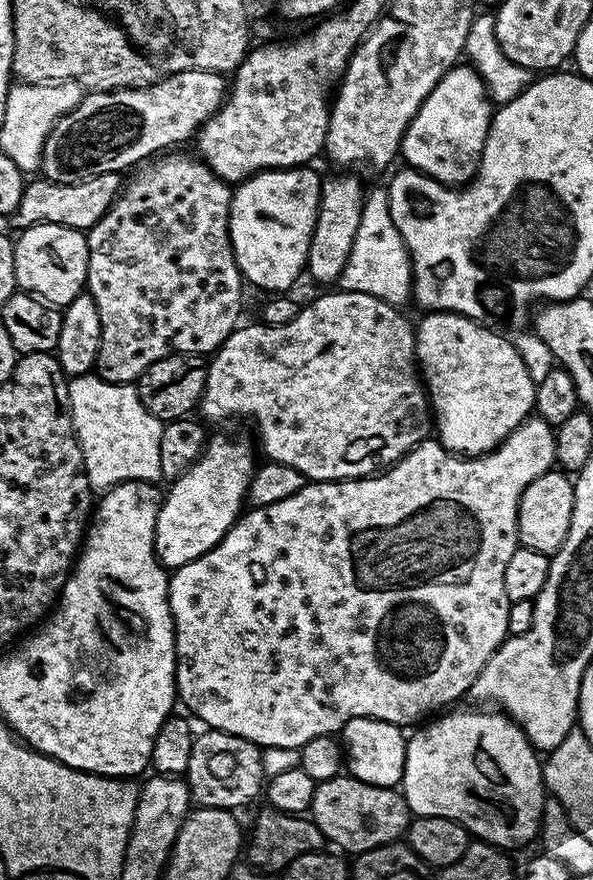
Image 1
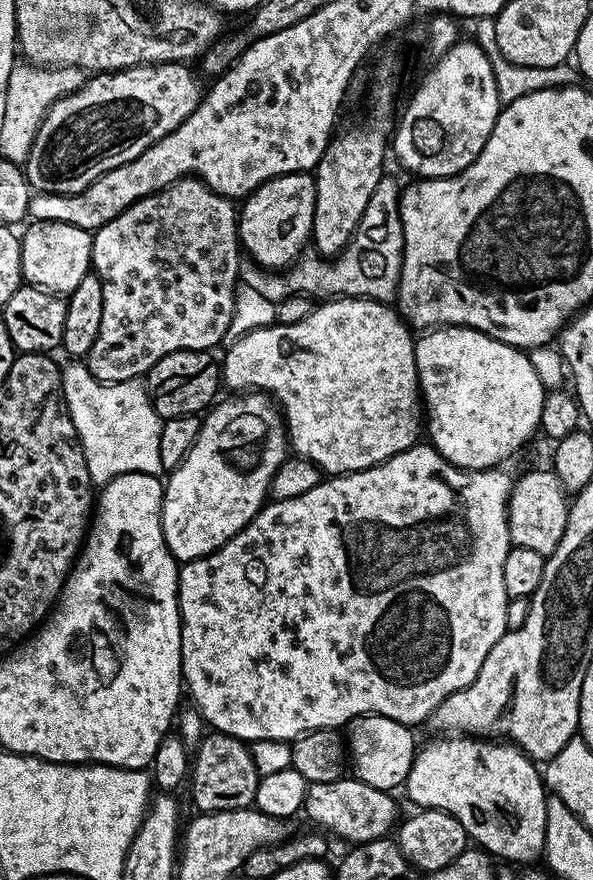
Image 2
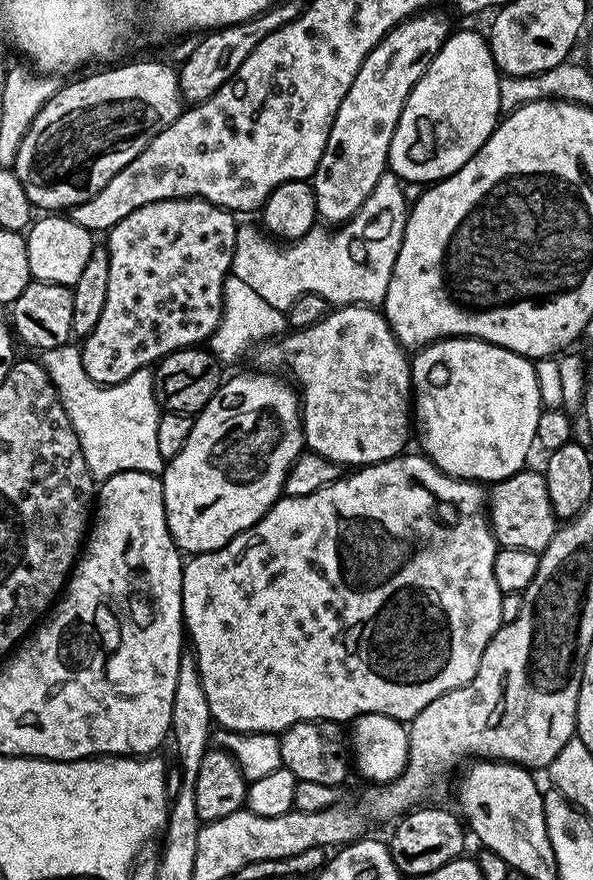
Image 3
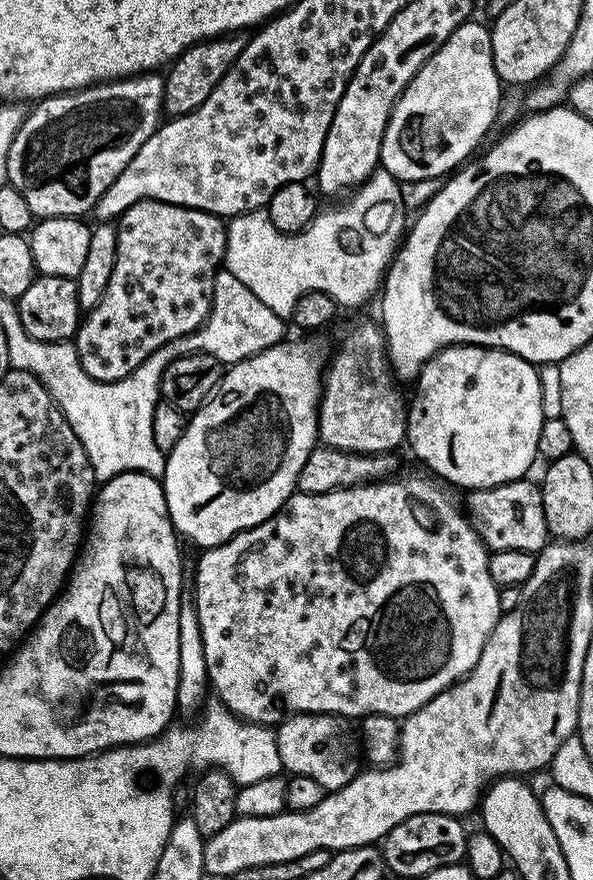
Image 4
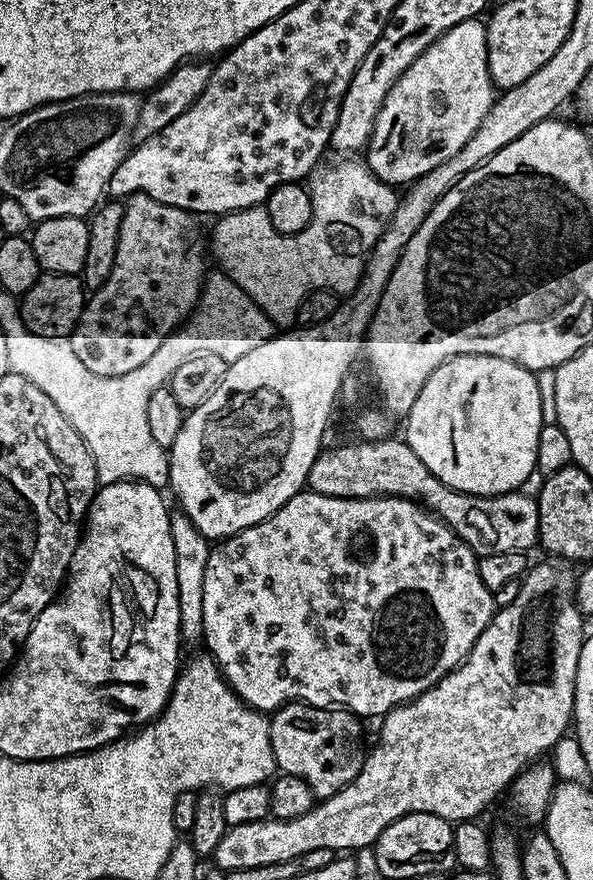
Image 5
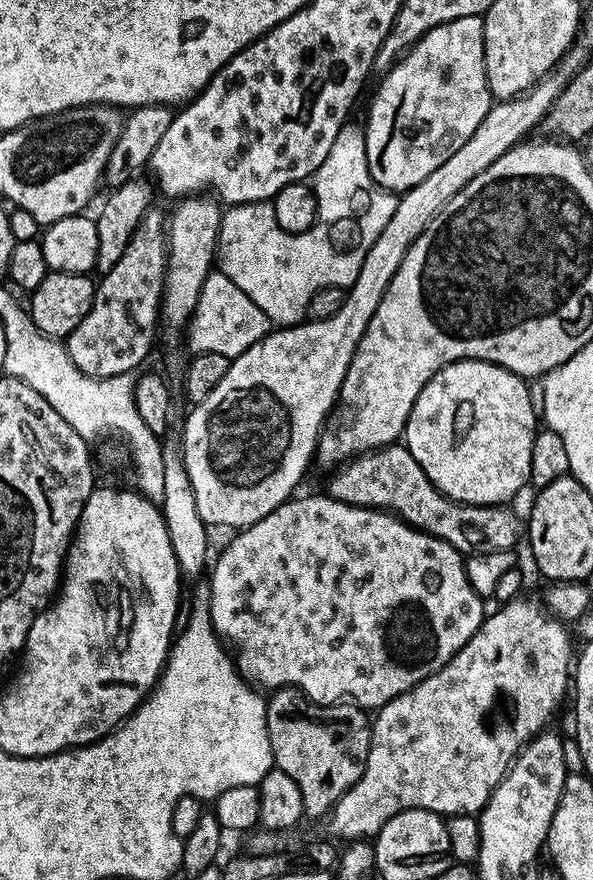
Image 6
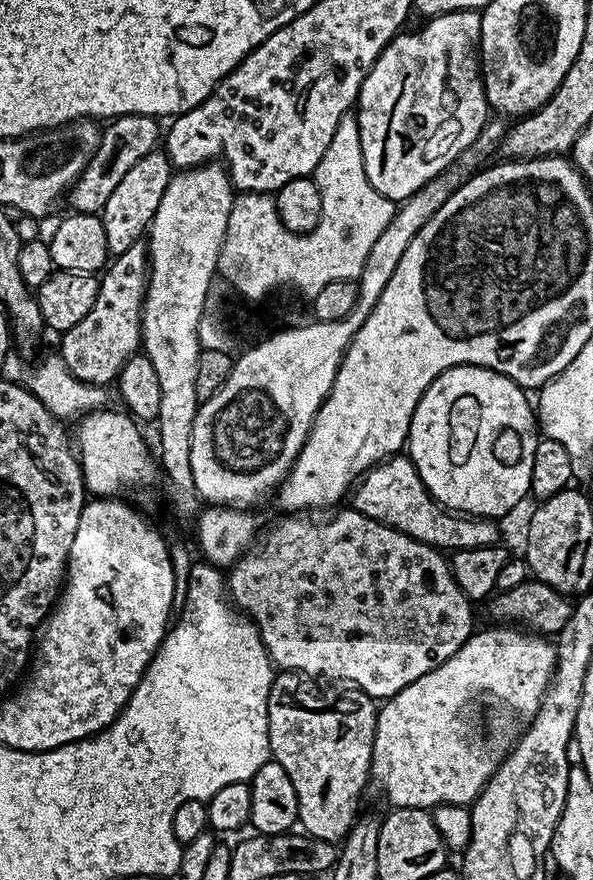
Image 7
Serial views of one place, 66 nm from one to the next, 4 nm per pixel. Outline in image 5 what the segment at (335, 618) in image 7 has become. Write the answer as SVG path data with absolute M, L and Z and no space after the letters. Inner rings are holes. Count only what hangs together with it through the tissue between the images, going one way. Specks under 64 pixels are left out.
M301 490L296 495L291 496L273 516L267 516L266 519L258 522L254 527L237 532L235 536L227 537L227 539L217 543L211 549L209 561L206 562L205 581L202 591L202 626L204 627L202 644L203 647L208 647L205 648L207 655L216 661L217 666L220 667L220 672L224 676L224 680L236 691L237 696L245 704L250 705L257 712L271 714L284 704L299 701L301 704L313 704L315 708L335 708L339 706L348 709L350 712L355 712L361 718L367 718L367 716L382 718L391 708L396 708L399 704L405 704L408 700L416 699L427 688L439 682L447 672L453 672L467 658L468 651L474 646L478 634L482 634L482 630L486 630L486 626L494 615L493 593L483 585L482 578L479 577L477 561L476 553L470 550L470 546L466 542L462 542L462 538L458 538L458 534L454 534L434 513L428 511L421 504L416 503L415 500L403 500L397 496L375 496L374 498L362 498L361 500L358 498L334 498L326 494Z

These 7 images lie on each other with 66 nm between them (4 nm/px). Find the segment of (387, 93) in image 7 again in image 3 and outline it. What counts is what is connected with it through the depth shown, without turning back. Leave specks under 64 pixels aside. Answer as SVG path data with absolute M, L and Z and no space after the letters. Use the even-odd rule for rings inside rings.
M453 31L451 35L449 35L447 42L442 46L442 50L438 50L438 54L435 56L435 58L432 59L430 62L430 66L426 70L426 74L422 74L422 78L418 78L418 82L414 86L414 90L410 90L410 94L408 95L408 101L406 102L406 106L402 110L402 118L398 118L398 126L394 130L394 138L390 142L390 154L388 155L388 167L391 169L391 171L395 172L397 176L400 177L401 181L409 182L408 180L413 180L414 183L423 185L425 182L435 182L438 180L444 180L447 178L447 176L453 176L455 172L460 169L462 166L466 166L466 162L470 162L470 158L474 155L475 152L478 151L478 149L481 148L481 146L488 141L490 138L490 134L494 129L496 128L496 125L498 121L501 119L502 113L500 111L500 99L498 98L498 90L500 89L500 81L502 79L501 73L498 71L496 63L494 62L494 58L492 57L492 45L489 43L487 39L484 40L482 37L479 36L476 32L456 32Z

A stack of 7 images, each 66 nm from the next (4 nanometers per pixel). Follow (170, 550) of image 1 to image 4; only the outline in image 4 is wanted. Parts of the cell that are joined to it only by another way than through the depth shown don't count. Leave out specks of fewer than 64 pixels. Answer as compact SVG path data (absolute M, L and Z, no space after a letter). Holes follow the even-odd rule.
M304 338L308 340L285 339L283 342L270 346L261 352L253 354L250 358L239 360L231 365L223 373L222 379L215 392L205 400L204 405L191 413L190 419L184 425L182 438L178 438L178 446L166 453L164 461L164 497L168 507L168 517L172 519L172 526L185 541L197 544L197 549L217 548L219 544L226 543L232 536L237 536L248 528L258 526L264 520L269 520L277 512L283 509L291 496L296 492L298 474L302 471L302 465L306 458L310 458L312 449L318 444L318 409L320 407L320 393L326 371L326 356L324 360L324 348L316 338Z

